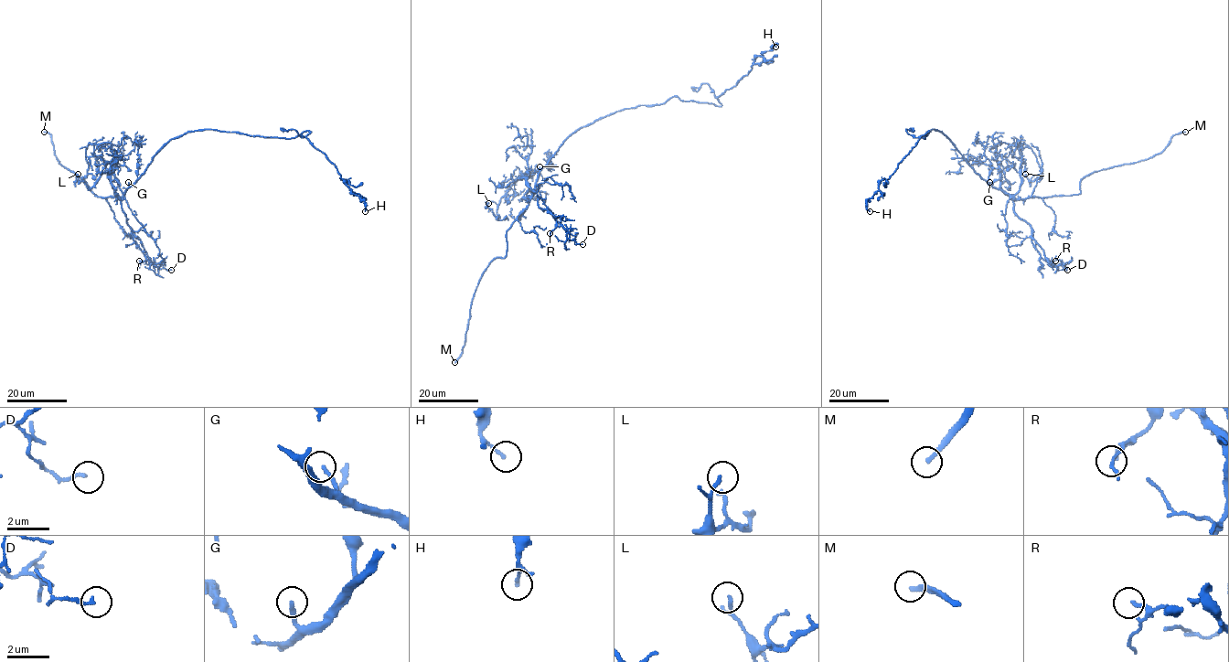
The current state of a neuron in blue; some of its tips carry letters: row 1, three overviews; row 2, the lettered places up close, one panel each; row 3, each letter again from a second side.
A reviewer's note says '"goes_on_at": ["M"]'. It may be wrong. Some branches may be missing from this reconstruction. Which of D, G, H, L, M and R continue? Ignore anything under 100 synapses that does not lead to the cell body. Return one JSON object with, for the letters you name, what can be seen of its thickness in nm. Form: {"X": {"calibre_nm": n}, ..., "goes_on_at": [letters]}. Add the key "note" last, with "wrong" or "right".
{"G": {"calibre_nm": 180}, "M": {"calibre_nm": 220}, "goes_on_at": ["G", "M"], "note": "wrong"}

